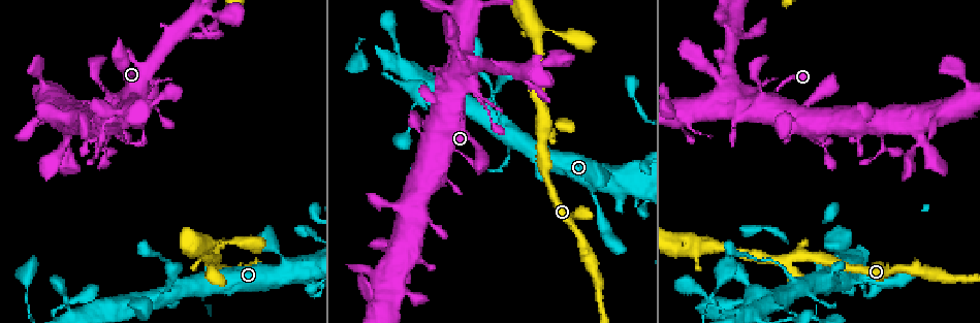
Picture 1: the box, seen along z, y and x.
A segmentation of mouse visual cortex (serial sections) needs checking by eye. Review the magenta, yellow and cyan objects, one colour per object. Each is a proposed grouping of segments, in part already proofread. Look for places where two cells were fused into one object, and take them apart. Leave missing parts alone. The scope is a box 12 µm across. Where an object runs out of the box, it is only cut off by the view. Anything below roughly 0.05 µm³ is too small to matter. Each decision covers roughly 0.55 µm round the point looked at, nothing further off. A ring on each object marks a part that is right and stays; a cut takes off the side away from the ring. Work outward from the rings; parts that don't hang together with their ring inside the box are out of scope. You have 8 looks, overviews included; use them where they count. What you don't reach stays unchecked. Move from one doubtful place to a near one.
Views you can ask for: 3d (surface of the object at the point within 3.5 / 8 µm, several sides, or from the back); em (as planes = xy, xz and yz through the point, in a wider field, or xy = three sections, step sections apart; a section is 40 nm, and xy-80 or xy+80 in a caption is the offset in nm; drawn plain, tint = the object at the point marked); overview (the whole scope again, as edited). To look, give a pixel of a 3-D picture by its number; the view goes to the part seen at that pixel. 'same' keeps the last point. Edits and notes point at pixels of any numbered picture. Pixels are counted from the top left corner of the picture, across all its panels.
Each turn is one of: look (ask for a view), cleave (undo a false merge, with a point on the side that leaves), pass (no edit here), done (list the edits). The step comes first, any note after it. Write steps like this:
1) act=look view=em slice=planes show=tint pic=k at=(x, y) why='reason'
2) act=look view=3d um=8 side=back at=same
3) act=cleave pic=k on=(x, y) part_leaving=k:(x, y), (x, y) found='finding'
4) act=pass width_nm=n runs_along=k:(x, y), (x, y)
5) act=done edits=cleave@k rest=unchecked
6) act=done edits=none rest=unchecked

act=look view=3d um=8 pic=1 at=(455, 93) why='thin neck'

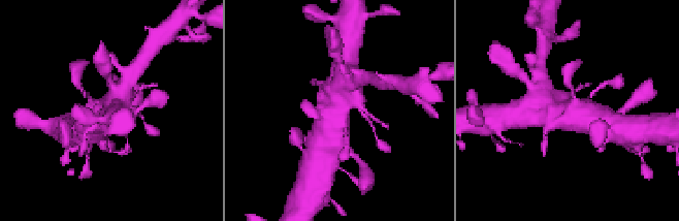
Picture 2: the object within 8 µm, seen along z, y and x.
act=look view=3d um=3.5 pic=2 at=(341, 108)

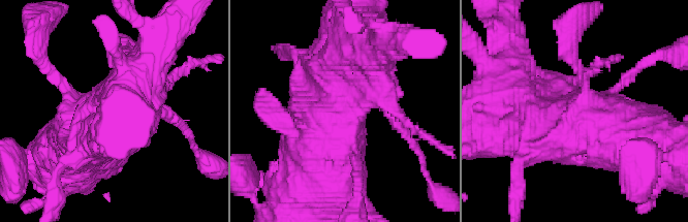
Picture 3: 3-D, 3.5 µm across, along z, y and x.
act=pass runs_along=3:(357, 158), (313, 121), (281, 116) found='all the same cell'

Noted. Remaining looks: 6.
act=look view=3d um=3.5 side=back pic=1 at=(538, 31) why='branch point'

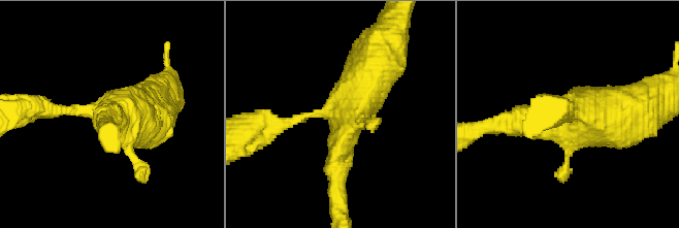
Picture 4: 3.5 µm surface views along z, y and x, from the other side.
act=look view=em slice=planes show=tint pic=4 at=(339, 114)

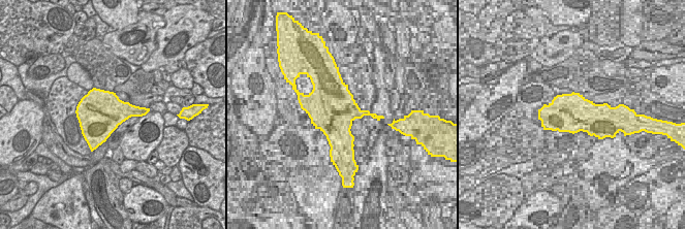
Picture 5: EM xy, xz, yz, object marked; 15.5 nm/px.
act=pass width_nm=700 runs_along=4:(337, 182), (341, 116), (369, 58) found='one cell here'

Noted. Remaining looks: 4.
act=look view=3d um=3.5 pic=1 at=(614, 174) why='sharp bend'

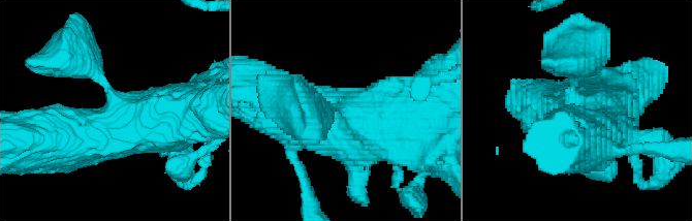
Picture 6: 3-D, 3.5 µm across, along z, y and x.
act=look view=em slice=xy step=5 show=tint pic=6 at=(116, 99) why='now the EM'

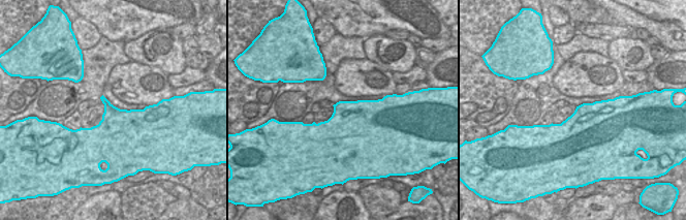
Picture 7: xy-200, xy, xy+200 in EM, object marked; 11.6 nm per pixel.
act=pass runs_along=6:(307, 116), (368, 121), (431, 150) found='all the same cell'

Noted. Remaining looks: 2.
act=look view=3d um=3.5 pic=1 at=(885, 145) why='a narrow waist'

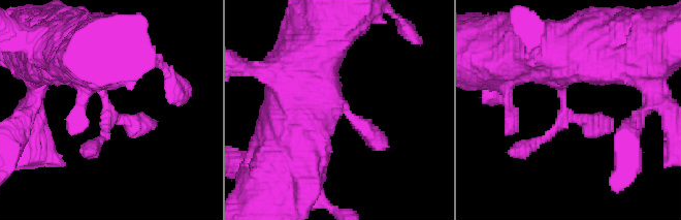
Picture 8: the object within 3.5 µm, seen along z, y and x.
act=look view=em slice=planes show=tint pic=8 at=(104, 106)

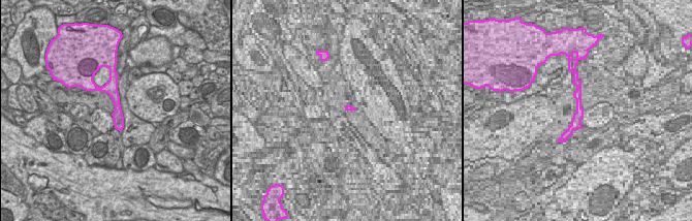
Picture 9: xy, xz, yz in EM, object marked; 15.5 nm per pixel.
act=pass runs_along=8:(71, 50), (96, 79), (105, 111), (154, 123) found='one cell here'

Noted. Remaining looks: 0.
act=done edits=none rest=unchecked

